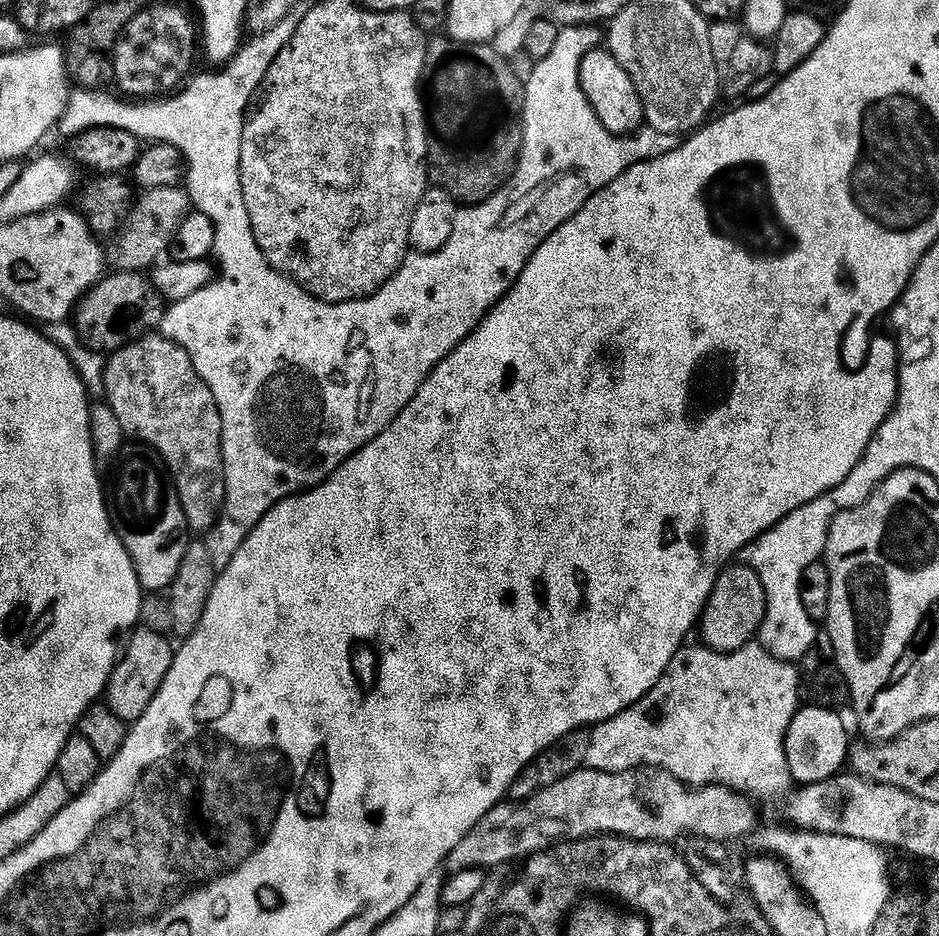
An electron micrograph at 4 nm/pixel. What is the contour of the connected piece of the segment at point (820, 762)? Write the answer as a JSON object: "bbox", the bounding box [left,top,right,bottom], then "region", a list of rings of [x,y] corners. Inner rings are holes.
{"bbox":[784,706,850,785],"region":[[[804,706],[790,722],[784,749],[788,770],[797,785],[826,782],[831,776],[841,775],[843,768],[840,767],[848,764],[850,739],[848,740],[848,728],[840,715],[839,711],[830,708]]]}

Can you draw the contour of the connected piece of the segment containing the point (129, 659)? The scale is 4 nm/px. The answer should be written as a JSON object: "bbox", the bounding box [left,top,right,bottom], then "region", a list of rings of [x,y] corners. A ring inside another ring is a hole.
{"bbox":[106,626,174,726],"region":[[[143,626],[137,627],[128,638],[128,649],[125,652],[123,649],[122,655],[117,659],[116,669],[108,679],[106,703],[110,710],[114,710],[114,714],[118,714],[118,718],[131,726],[142,718],[142,714],[146,714],[146,710],[150,710],[150,704],[166,682],[172,665],[174,644],[168,641],[169,637],[165,633]]]}

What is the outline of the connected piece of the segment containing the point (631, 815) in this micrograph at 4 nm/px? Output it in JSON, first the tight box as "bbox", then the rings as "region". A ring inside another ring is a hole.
{"bbox":[446,766,757,873],"region":[[[585,766],[528,800],[501,802],[491,808],[486,818],[454,846],[446,868],[449,873],[475,868],[496,870],[504,866],[500,864],[523,861],[556,844],[585,840],[588,836],[624,836],[627,840],[667,842],[700,836],[731,842],[743,836],[751,837],[757,831],[756,808],[752,804],[755,803],[749,797],[732,788],[717,784],[693,788],[661,768],[599,772]]]}

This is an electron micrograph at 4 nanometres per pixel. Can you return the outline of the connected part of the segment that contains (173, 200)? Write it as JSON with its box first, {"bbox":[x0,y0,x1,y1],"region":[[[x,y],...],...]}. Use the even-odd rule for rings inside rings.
{"bbox":[110,186,190,273],"region":[[[180,186],[149,188],[141,196],[144,197],[135,201],[124,227],[115,237],[112,252],[110,248],[111,267],[122,272],[147,273],[163,257],[160,255],[171,249],[172,239],[190,211],[190,197]]]}

